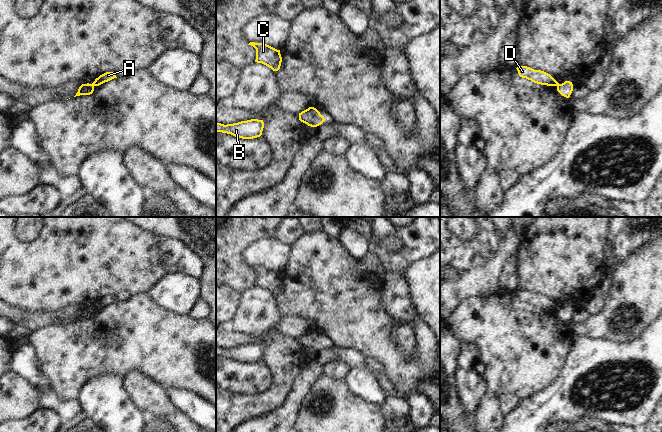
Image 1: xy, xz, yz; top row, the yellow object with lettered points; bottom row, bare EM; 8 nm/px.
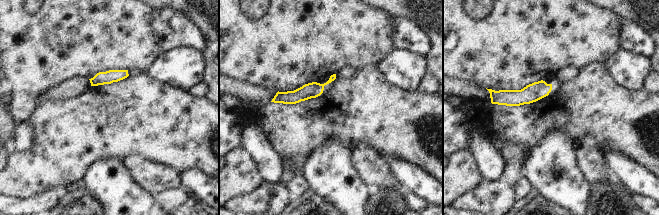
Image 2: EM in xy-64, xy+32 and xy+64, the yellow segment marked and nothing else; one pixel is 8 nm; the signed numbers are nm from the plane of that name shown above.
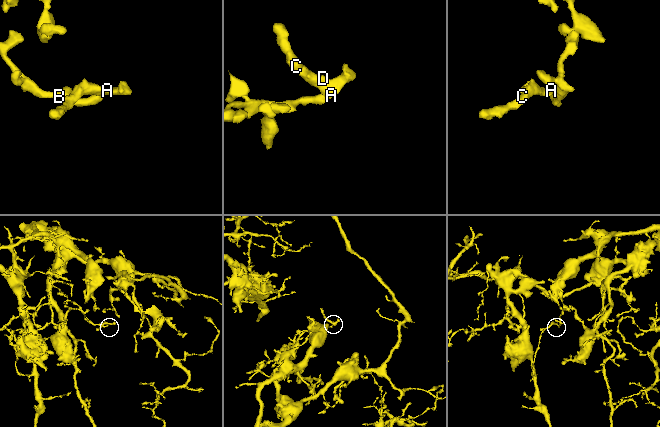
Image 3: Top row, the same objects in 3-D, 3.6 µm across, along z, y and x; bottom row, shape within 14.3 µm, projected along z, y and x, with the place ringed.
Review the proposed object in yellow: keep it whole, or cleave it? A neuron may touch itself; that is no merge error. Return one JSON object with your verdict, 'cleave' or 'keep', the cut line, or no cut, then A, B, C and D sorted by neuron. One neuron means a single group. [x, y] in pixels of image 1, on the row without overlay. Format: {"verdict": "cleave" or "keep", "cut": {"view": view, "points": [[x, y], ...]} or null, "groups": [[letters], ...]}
{"verdict": "cleave", "cut": {"view": "xy", "points": [[91, 308], [93, 310]]}, "groups": [["A", "C", "D"], ["B"]]}

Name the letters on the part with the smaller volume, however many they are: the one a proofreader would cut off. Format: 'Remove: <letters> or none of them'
Remove: A, C, D

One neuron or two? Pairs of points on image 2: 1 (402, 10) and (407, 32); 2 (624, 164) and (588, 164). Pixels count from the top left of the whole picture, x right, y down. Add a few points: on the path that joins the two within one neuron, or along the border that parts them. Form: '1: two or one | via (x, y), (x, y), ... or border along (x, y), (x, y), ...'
1: two | border along (392, 16), (410, 19), (423, 31)
2: two | border along (601, 150), (608, 169), (616, 179)

